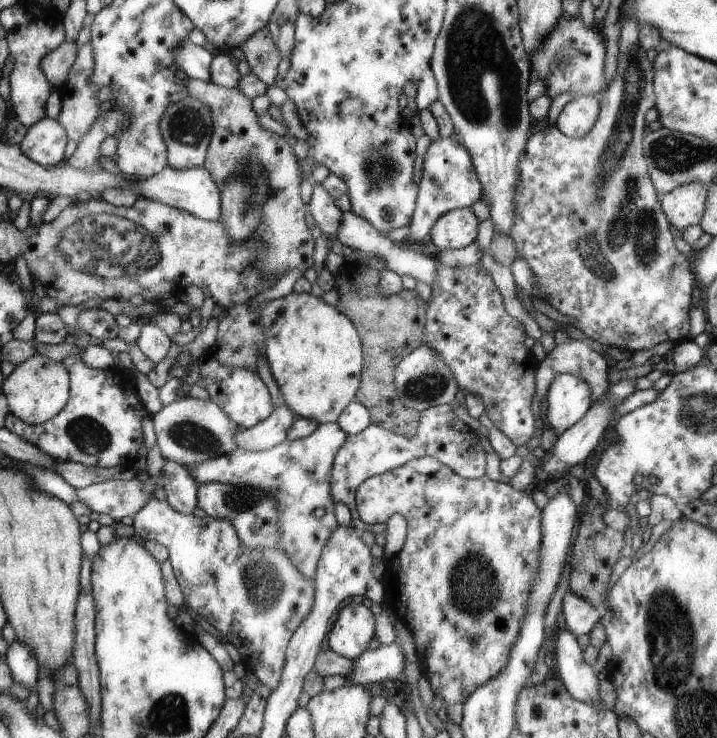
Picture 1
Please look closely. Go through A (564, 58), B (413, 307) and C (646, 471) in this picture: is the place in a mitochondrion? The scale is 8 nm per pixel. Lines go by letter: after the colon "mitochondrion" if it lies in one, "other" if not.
A: mitochondrion
B: other
C: other

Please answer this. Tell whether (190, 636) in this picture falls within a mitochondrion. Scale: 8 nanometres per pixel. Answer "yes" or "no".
no

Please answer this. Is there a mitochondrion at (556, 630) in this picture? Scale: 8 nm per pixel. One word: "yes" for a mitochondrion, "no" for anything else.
no

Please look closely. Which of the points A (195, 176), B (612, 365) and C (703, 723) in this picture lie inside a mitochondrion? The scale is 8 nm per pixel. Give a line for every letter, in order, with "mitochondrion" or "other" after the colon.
A: other
B: other
C: mitochondrion

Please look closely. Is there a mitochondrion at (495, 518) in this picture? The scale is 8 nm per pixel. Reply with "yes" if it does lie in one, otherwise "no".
no

